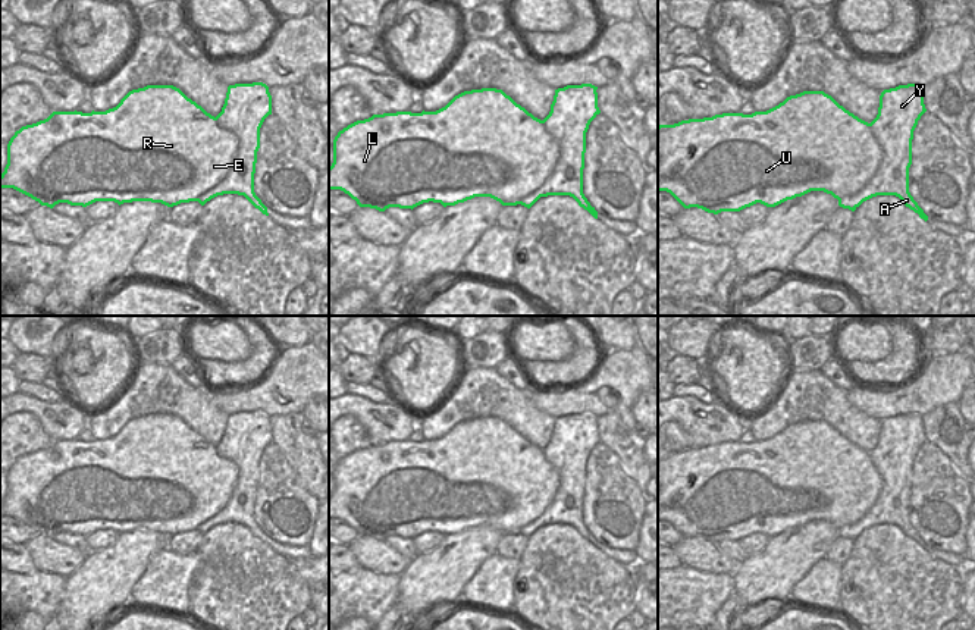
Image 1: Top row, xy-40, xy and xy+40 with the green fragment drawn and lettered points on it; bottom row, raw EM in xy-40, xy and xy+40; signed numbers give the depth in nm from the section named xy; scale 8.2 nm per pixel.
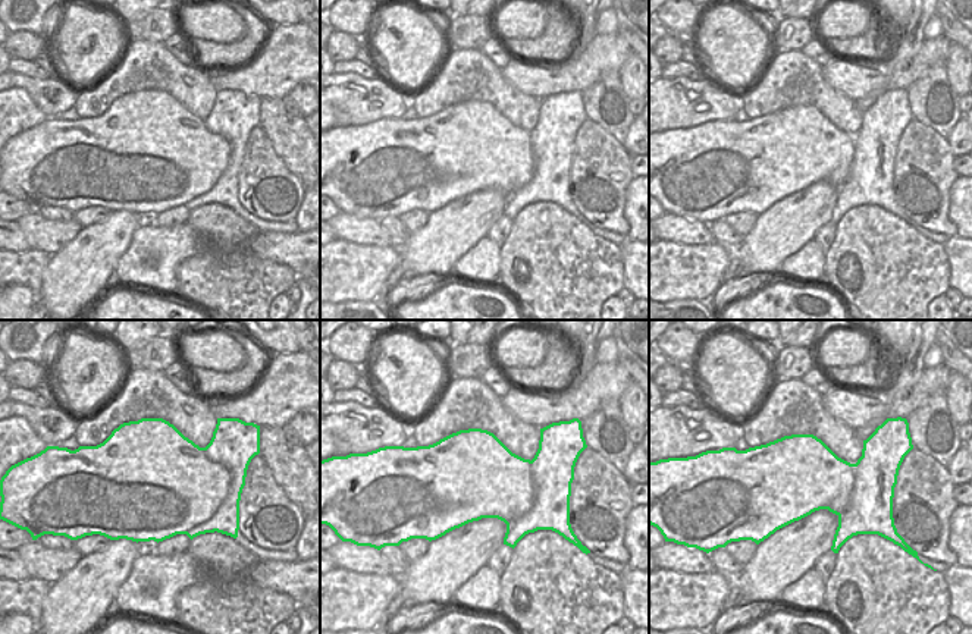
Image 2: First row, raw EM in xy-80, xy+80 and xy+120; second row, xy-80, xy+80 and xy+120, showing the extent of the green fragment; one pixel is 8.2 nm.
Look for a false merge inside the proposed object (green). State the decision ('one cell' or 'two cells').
two cells

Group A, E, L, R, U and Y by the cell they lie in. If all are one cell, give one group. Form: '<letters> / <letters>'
A Y / E L R U

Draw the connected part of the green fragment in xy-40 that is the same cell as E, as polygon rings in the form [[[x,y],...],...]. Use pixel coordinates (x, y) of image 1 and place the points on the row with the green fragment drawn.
[[[147,85],[144,88],[129,91],[116,107],[106,112],[53,112],[44,120],[22,126],[15,132],[7,144],[7,164],[4,172],[0,175],[0,188],[13,188],[50,209],[59,203],[87,207],[95,201],[115,201],[119,206],[132,201],[151,201],[173,207],[181,203],[197,201],[209,189],[217,187],[229,175],[236,159],[238,148],[238,135],[229,129],[220,128],[214,116],[188,98],[179,88],[173,85]]]

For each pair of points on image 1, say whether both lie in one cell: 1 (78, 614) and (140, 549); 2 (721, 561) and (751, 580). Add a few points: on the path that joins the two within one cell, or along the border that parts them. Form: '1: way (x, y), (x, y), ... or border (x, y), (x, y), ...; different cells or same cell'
1: way (91, 598), (124, 566); same cell
2: border (737, 566), (733, 573); different cells

